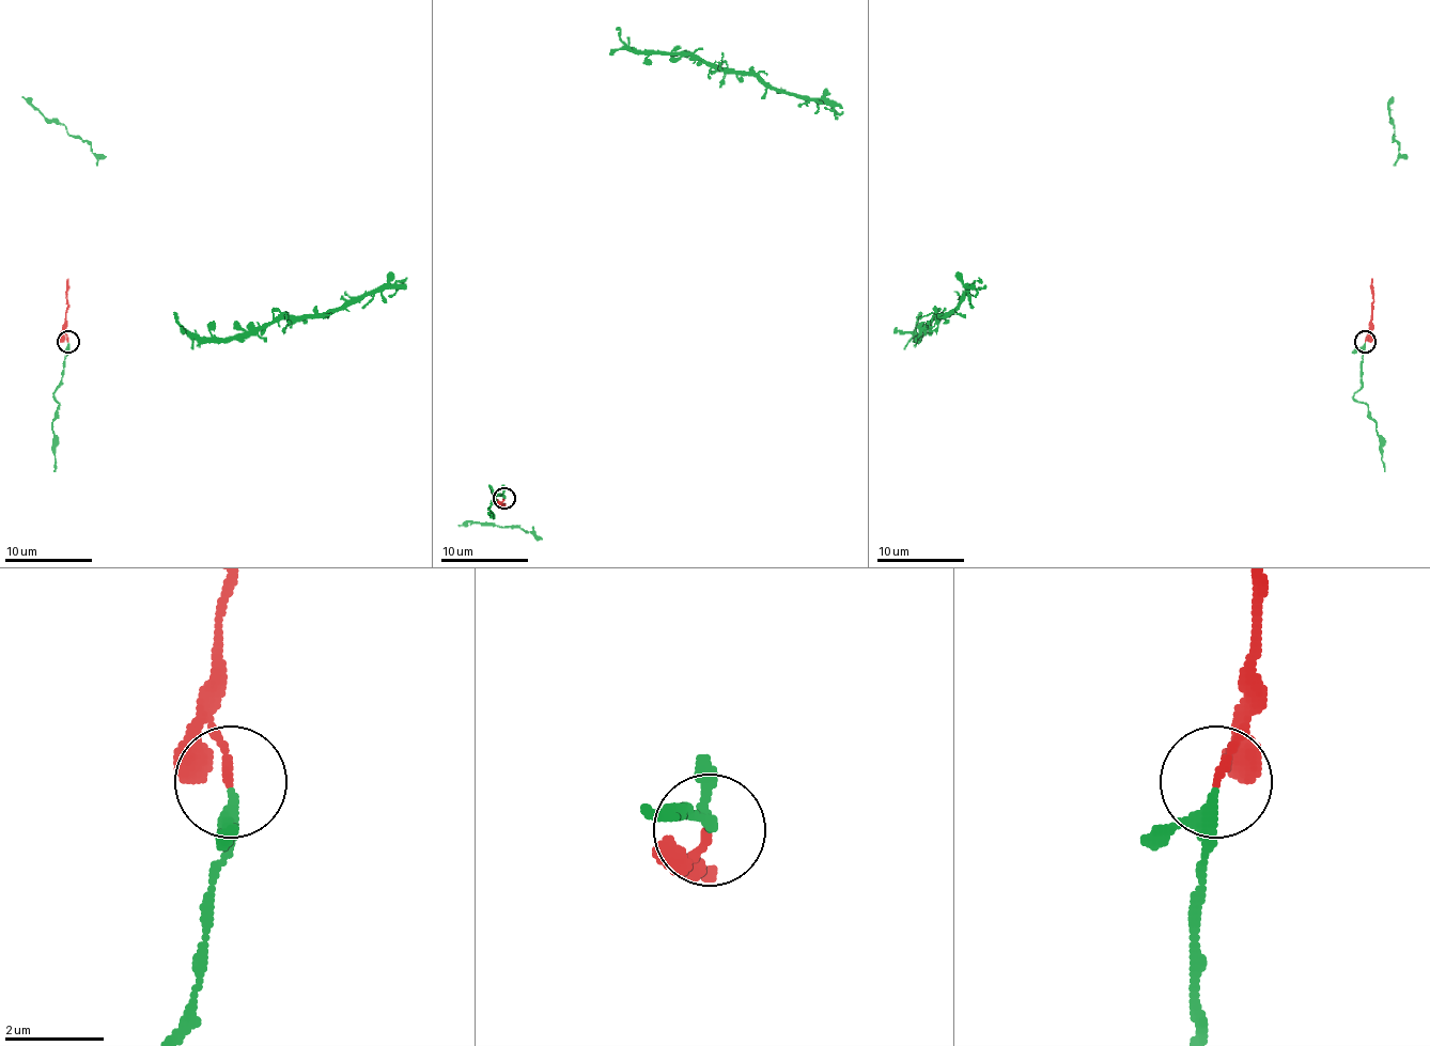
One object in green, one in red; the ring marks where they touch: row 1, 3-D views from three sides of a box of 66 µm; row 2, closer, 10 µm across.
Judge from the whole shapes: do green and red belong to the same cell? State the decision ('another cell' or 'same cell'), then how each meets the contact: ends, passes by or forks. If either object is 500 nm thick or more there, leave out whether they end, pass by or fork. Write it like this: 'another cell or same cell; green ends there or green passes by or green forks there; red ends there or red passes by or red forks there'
same cell; green passes by; red ends there

